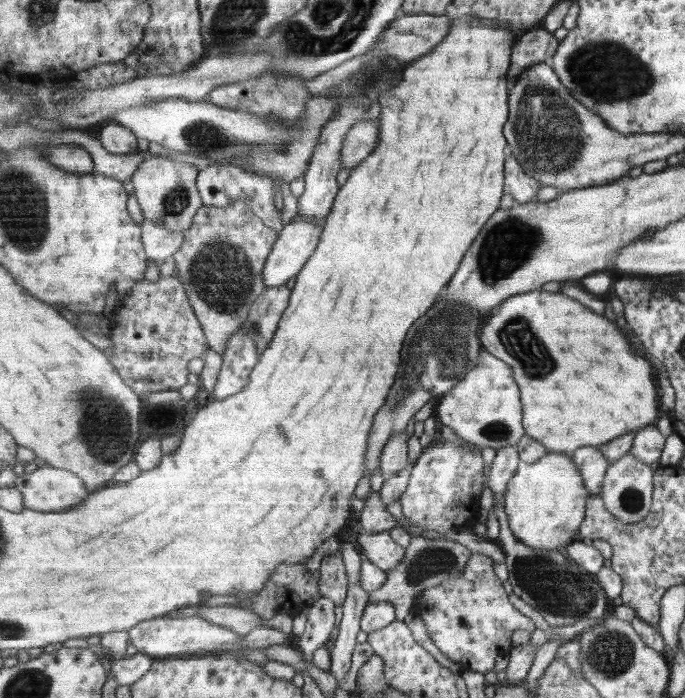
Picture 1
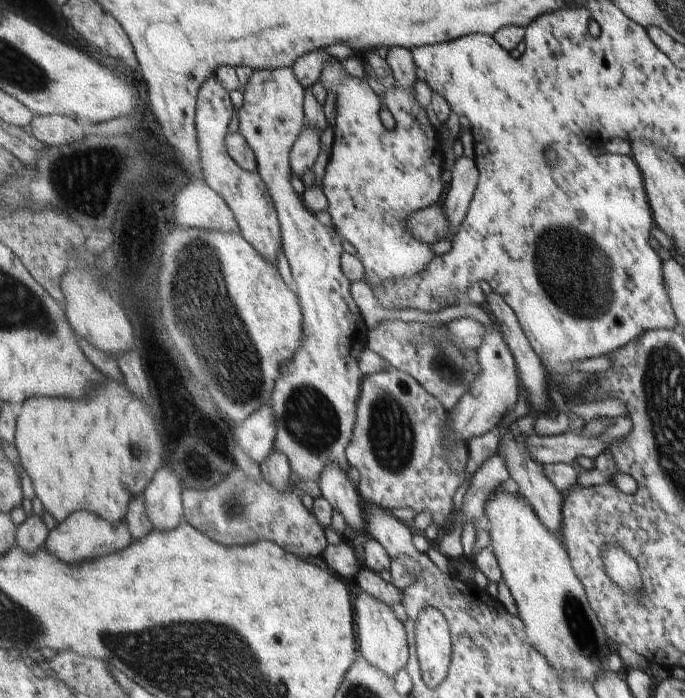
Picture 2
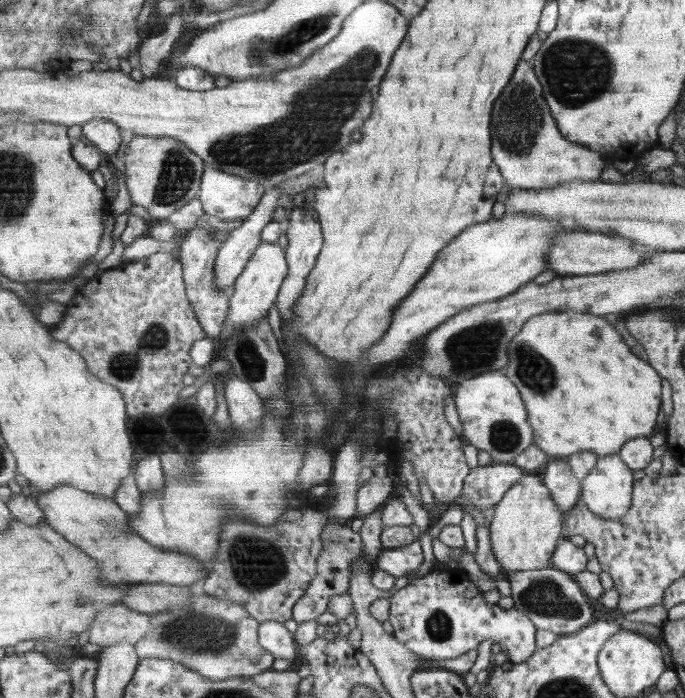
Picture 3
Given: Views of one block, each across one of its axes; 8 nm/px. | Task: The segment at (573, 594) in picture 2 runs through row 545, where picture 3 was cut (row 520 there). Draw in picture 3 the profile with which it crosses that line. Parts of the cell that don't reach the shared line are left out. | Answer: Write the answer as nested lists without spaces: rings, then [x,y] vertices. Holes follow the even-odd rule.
[[[543,472],[527,473],[512,486],[488,515],[493,552],[502,565],[504,574],[541,570],[551,566],[566,516],[561,512],[559,504],[553,500],[551,490],[544,482]]]

